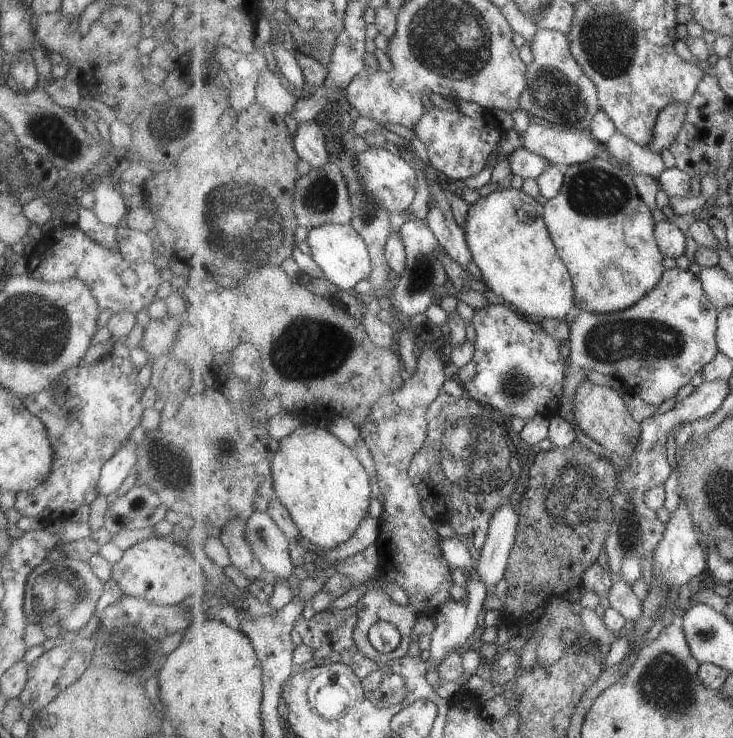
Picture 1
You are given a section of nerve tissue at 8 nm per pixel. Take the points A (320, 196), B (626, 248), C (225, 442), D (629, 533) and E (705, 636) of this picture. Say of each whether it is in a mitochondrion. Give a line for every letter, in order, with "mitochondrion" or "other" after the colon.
A: mitochondrion
B: other
C: mitochondrion
D: mitochondrion
E: mitochondrion

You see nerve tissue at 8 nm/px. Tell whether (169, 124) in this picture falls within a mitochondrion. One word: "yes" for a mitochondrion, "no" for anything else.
yes

